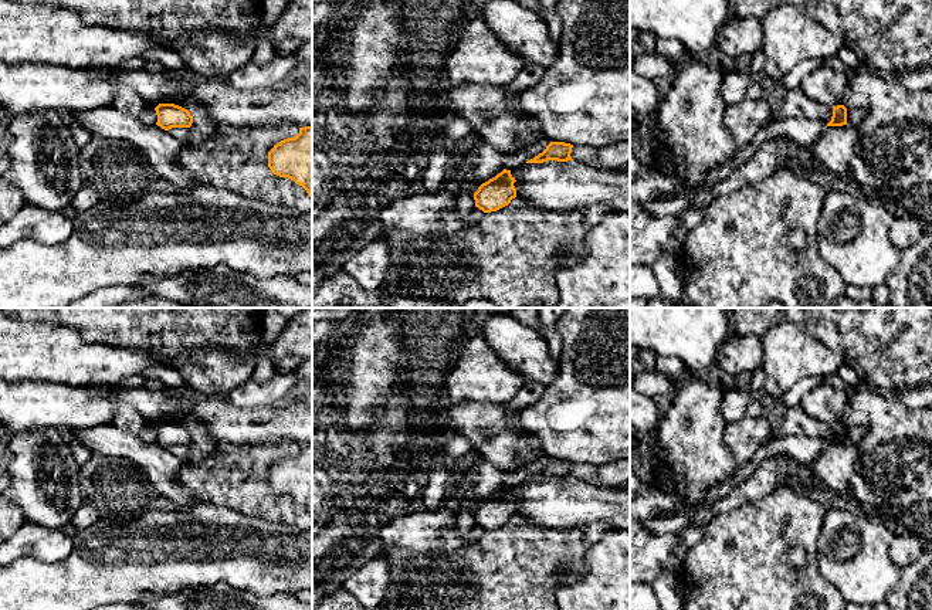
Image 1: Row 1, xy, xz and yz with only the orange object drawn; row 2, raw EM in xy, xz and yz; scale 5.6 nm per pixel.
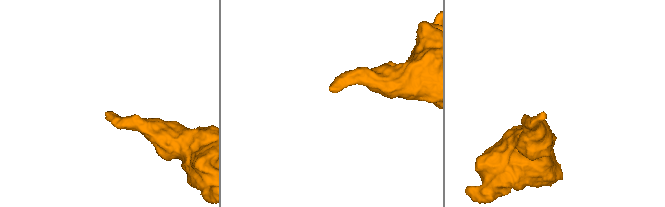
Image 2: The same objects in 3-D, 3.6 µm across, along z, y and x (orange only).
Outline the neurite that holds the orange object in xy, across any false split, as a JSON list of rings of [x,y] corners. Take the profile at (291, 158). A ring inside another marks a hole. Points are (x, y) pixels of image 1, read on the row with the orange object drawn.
[[[312,126],[299,128],[295,138],[274,145],[268,152],[268,167],[302,186],[312,199]]]

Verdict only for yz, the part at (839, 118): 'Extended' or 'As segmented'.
As segmented

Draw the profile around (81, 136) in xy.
[[[70,121],[70,129],[72,133],[72,139],[79,149],[85,148],[89,143],[92,135],[79,123],[77,123],[75,121]]]

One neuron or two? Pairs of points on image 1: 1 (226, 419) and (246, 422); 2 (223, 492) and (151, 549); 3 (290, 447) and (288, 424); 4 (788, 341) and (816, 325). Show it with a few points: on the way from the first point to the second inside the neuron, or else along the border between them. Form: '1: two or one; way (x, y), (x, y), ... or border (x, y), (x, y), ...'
1: one; way (230, 422), (241, 422)
2: two; border (200, 501), (230, 507), (241, 514)
3: two; border (297, 441), (278, 440), (273, 444), (257, 446)
4: two; border (790, 322), (831, 349)

